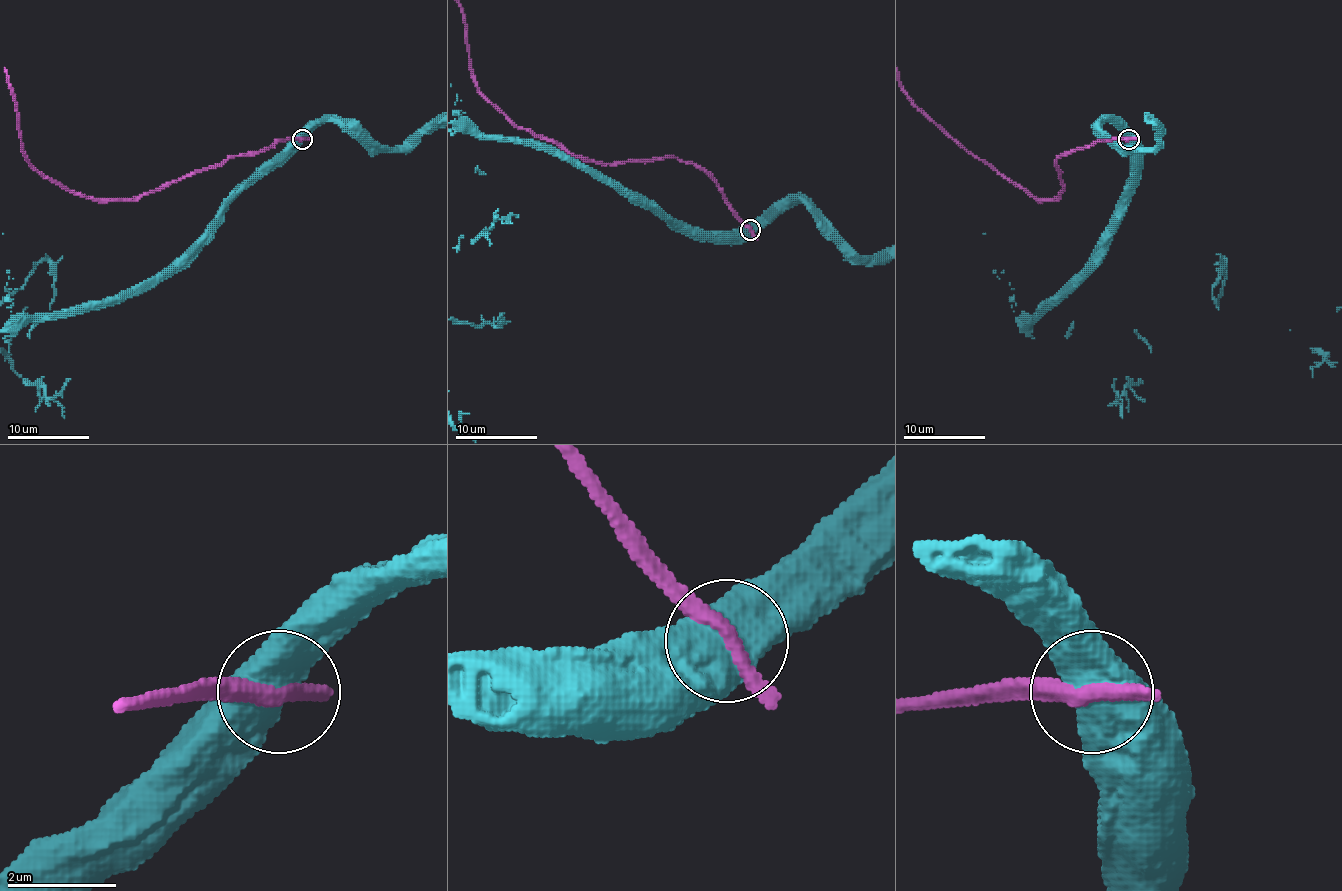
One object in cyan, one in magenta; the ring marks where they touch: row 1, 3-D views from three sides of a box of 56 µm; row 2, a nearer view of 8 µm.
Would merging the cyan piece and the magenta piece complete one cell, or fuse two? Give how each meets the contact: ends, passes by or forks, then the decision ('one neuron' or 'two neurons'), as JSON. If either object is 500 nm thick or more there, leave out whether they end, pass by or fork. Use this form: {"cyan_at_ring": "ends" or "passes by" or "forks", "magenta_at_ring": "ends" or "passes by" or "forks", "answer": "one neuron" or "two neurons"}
{"answer": "two neurons"}

